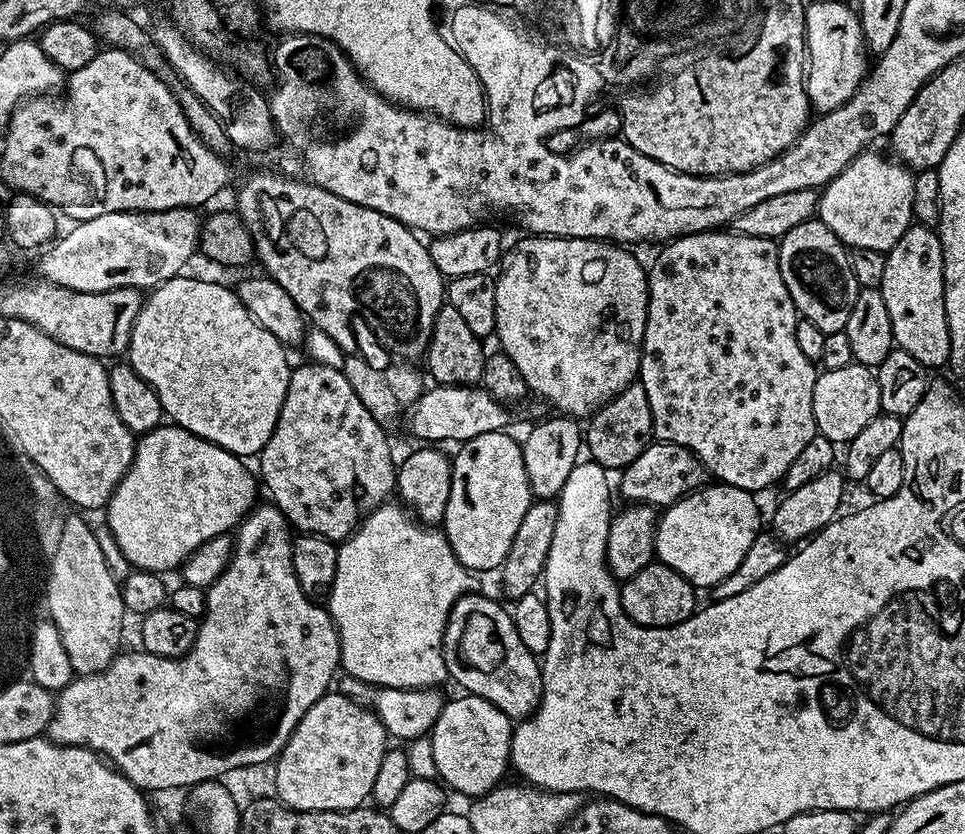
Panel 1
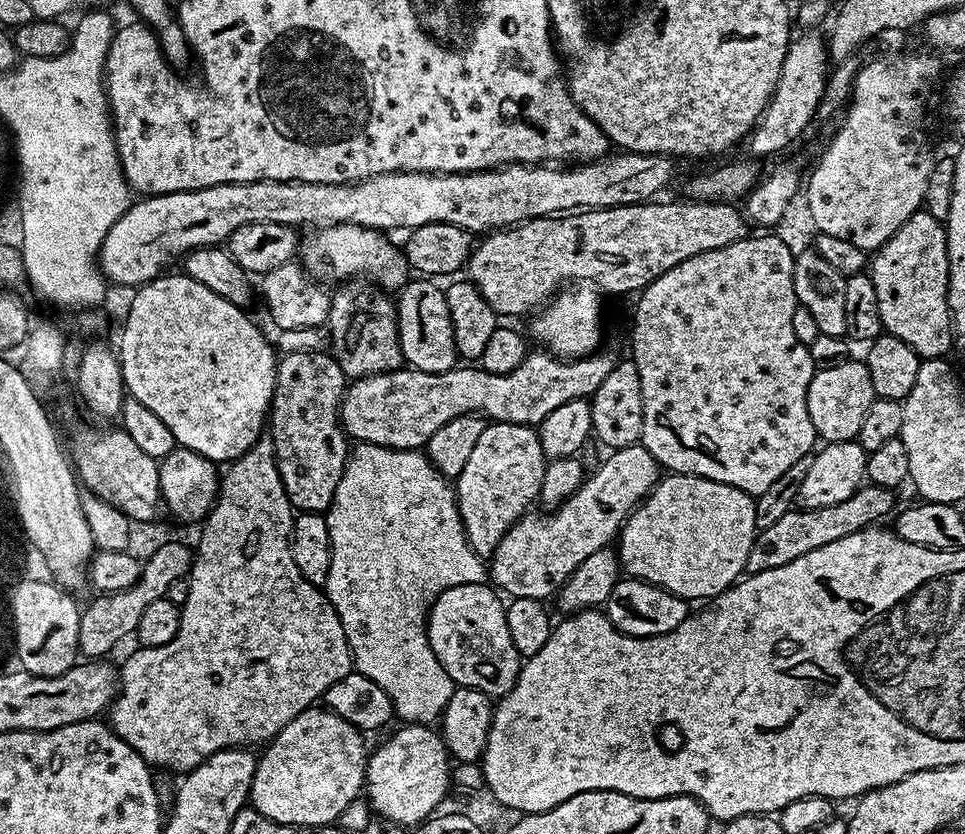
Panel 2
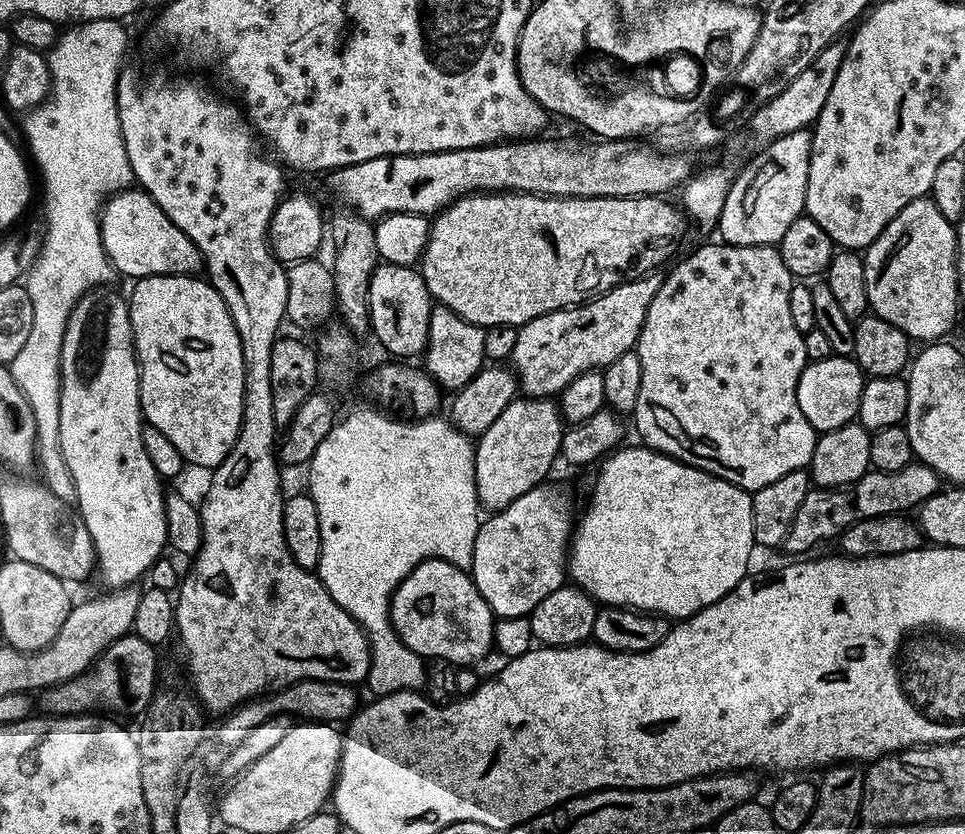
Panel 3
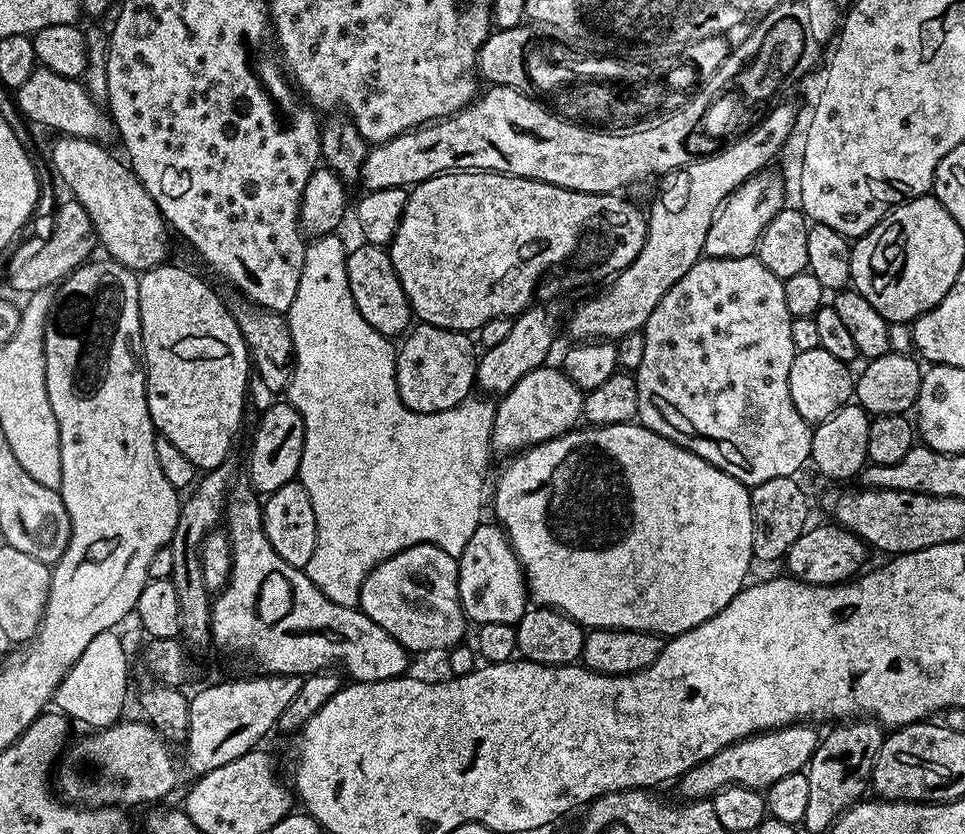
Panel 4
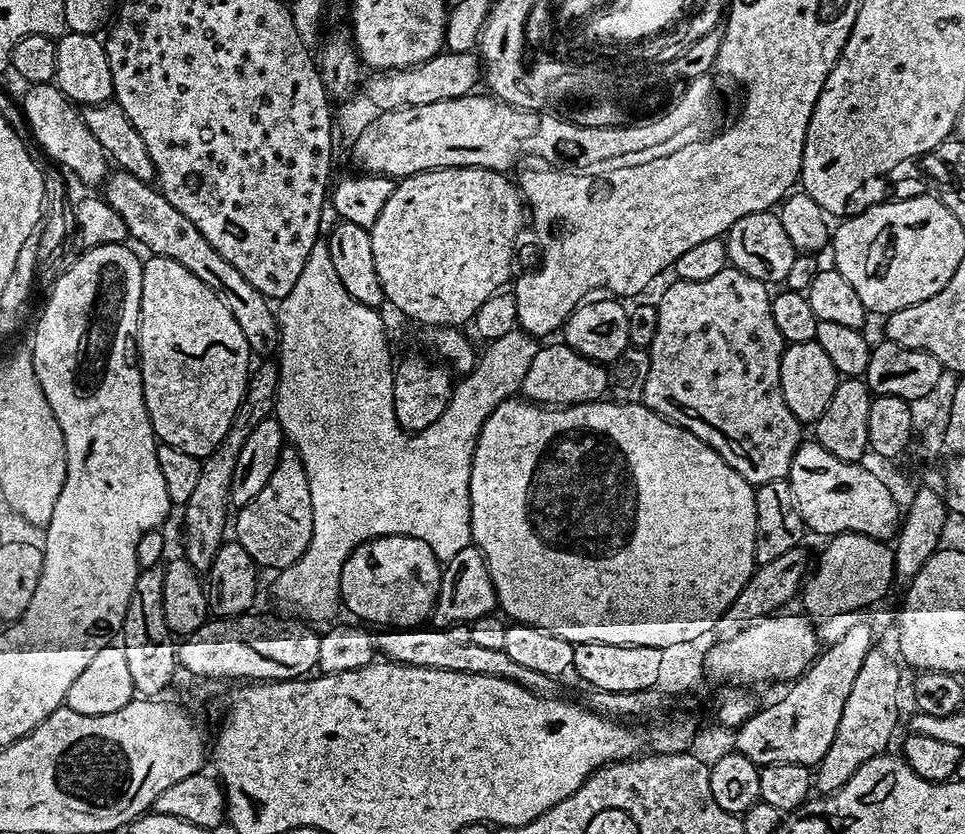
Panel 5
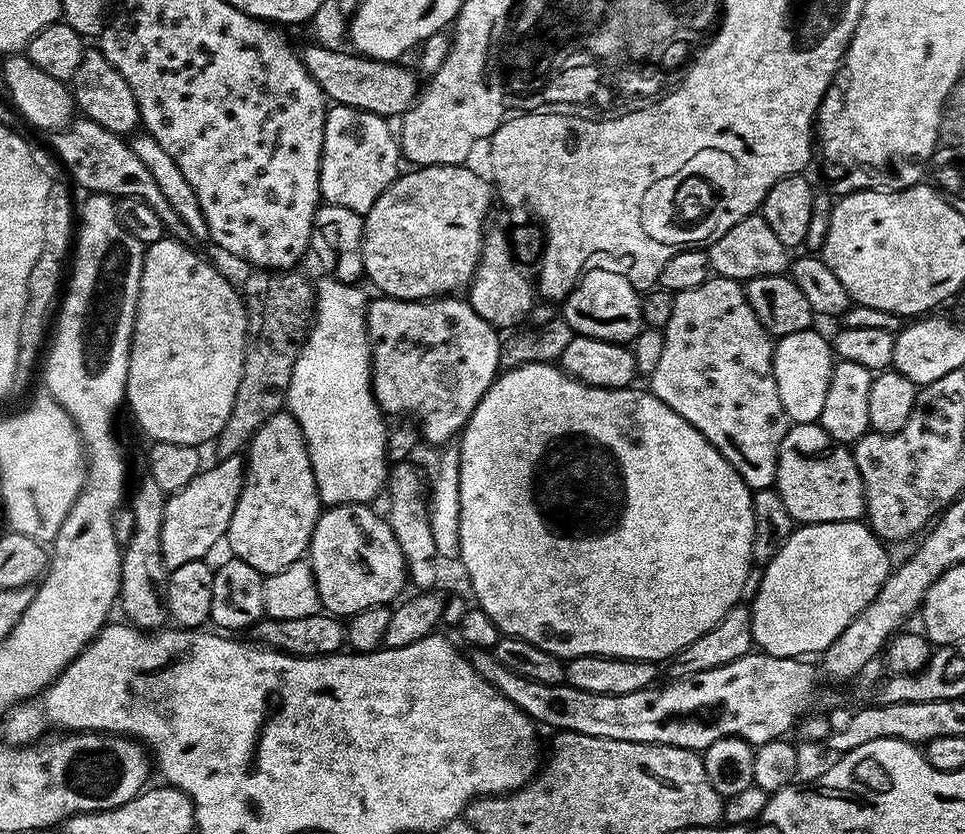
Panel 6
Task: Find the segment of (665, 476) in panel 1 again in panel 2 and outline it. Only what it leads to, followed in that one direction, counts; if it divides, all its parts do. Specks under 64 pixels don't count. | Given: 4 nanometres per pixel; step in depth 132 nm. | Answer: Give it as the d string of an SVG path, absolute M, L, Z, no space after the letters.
M643 443L617 448L607 455L604 461L601 459L595 465L597 468L593 472L591 469L590 474L585 475L582 486L573 496L566 498L566 502L562 502L557 508L541 511L541 516L525 514L517 524L510 526L510 530L506 530L502 542L498 542L490 557L490 580L501 593L509 592L507 595L512 598L521 596L543 601L555 597L570 574L574 574L574 570L578 570L578 566L582 566L582 562L586 562L586 558L590 558L594 550L609 547L619 537L620 529L628 521L628 517L662 479L660 463L654 458L654 454L650 454L650 450L644 448Z

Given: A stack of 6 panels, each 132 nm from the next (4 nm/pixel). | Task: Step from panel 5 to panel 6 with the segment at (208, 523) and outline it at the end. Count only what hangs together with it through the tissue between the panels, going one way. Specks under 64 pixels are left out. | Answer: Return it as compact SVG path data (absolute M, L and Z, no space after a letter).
M300 270L270 272L249 271L242 284L244 312L248 315L248 334L244 341L244 365L230 418L214 441L216 456L239 456L247 449L254 434L275 412L285 407L294 362L298 362L300 347L308 339L308 329L316 314L316 290Z

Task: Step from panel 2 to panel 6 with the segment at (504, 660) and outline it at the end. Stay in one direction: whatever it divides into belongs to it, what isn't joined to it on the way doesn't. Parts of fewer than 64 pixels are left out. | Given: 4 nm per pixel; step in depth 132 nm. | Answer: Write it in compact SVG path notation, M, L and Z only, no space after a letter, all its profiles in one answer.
M333 504L325 507L314 526L307 555L316 579L321 609L335 617L351 618L370 606L391 605L401 595L399 592L404 584L406 588L409 583L408 564L398 546L398 538L394 538L394 530L390 530L387 519L381 513L379 516L368 504Z

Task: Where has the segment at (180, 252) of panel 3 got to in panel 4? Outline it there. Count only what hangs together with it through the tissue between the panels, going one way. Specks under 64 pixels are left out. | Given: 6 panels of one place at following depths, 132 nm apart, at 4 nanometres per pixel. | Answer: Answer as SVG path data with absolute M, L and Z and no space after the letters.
M67 134L59 139L52 148L56 155L56 172L68 183L72 191L69 193L85 208L99 247L104 247L111 259L137 274L165 263L169 259L169 225L131 167L121 157L120 161L111 156L97 141Z

